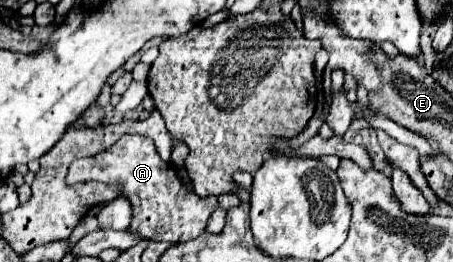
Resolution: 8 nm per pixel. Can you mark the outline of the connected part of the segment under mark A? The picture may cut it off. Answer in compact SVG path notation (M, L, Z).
M123 135L115 145L97 155L75 160L68 169L66 183L72 185L89 179L107 179L123 187L123 197L133 205L131 229L151 241L183 243L199 237L205 231L207 219L219 207L217 197L199 197L189 191L175 175L171 163L165 163L151 139L141 135Z

